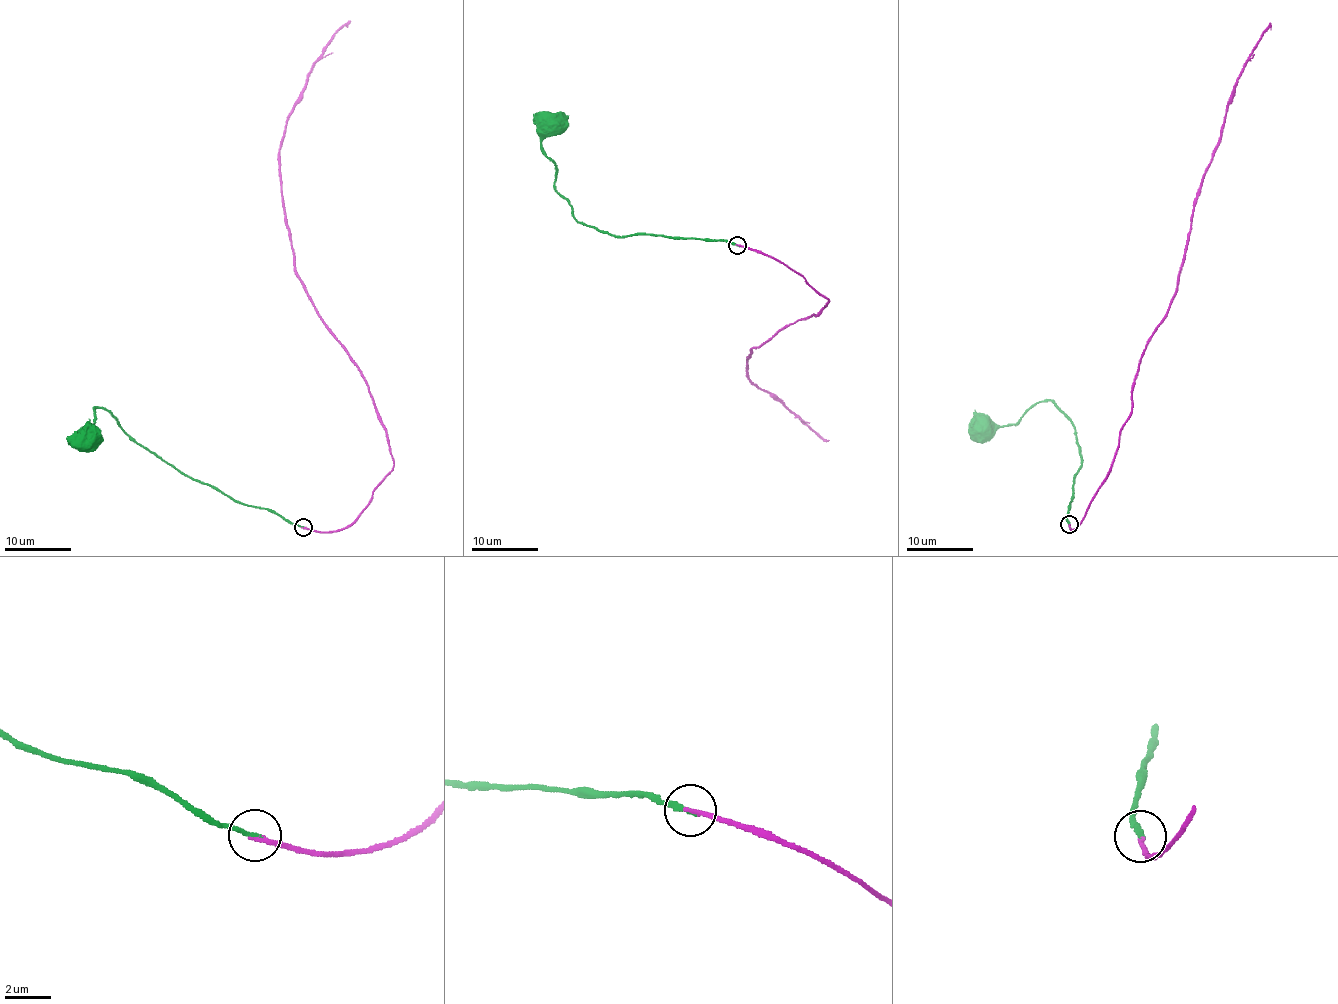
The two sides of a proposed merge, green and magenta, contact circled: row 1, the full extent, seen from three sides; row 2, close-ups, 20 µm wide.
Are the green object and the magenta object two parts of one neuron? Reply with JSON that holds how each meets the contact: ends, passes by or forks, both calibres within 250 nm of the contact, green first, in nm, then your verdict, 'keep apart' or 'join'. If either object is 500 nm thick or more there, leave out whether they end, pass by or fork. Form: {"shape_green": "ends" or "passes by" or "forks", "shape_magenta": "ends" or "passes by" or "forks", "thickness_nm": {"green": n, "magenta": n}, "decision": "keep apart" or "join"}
{"shape_green": "ends", "shape_magenta": "ends", "thickness_nm": {"green": 200, "magenta": 180}, "decision": "join"}

